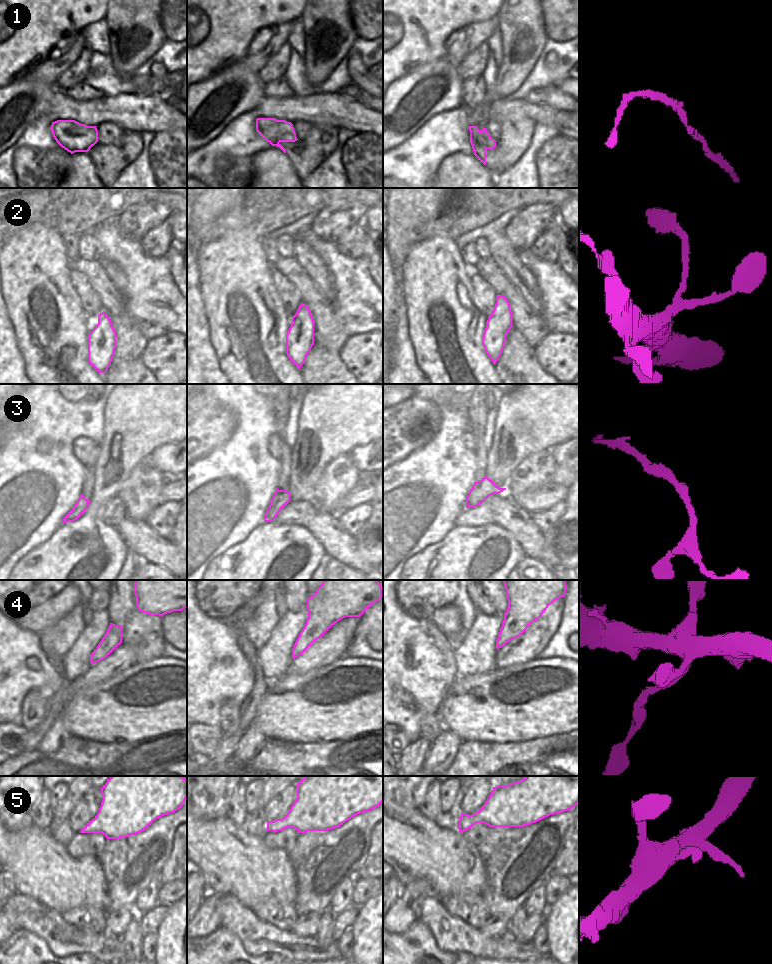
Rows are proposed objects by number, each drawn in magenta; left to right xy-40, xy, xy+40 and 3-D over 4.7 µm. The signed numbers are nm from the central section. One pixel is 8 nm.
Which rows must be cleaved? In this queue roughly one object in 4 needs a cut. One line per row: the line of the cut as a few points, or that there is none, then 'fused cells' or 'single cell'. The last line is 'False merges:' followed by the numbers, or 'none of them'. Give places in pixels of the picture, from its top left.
1: no cut; single cell
2: no cut; single cell
3: no cut; single cell
4: no cut; single cell
5: no cut; single cell
False merges: none of them

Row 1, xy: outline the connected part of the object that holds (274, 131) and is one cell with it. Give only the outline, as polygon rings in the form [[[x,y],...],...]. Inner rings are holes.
[[[257,118],[256,131],[264,140],[272,146],[279,147],[284,153],[286,153],[286,149],[280,144],[281,142],[295,142],[298,140],[293,124],[285,120]]]

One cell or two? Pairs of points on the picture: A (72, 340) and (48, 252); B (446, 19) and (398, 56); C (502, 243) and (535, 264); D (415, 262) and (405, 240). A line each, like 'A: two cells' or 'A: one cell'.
A: one cell
B: one cell
C: two cells
D: two cells

